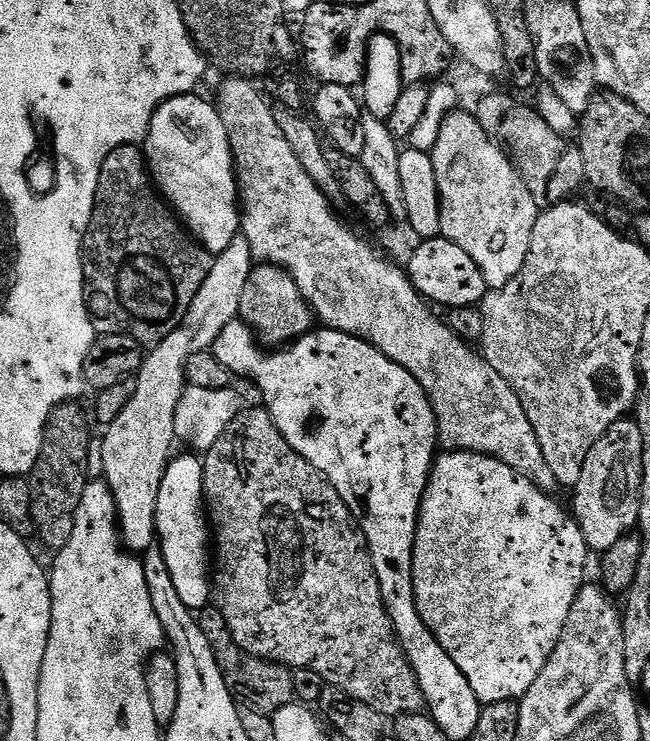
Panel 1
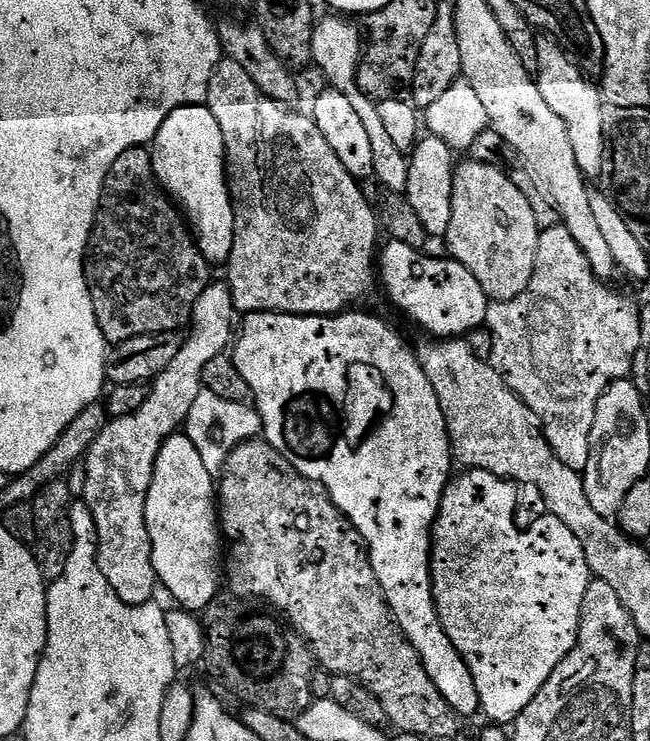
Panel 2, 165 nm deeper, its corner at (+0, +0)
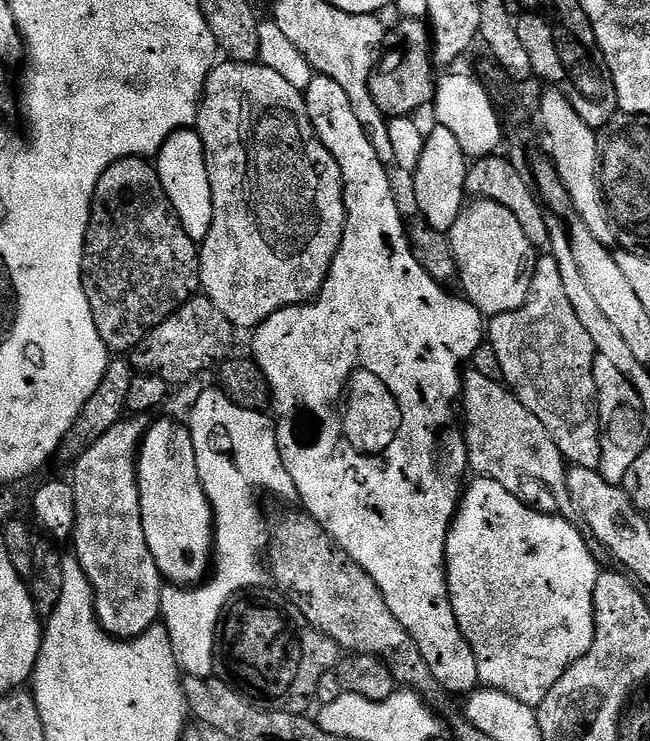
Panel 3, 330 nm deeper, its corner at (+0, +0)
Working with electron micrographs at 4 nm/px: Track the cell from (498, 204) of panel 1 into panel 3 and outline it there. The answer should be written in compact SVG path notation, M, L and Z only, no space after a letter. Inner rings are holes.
M473 199L465 203L458 214L458 222L454 222L446 235L454 250L458 284L464 287L463 295L485 318L521 308L530 294L538 252L510 210L493 200Z

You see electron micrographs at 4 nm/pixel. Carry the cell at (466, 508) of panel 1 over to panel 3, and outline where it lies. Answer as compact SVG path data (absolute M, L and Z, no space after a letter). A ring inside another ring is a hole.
M483 478L473 479L473 484L469 483L463 489L460 503L456 510L456 516L452 519L452 525L448 527L448 537L446 538L446 554L444 555L444 569L448 575L448 593L450 594L450 606L454 610L454 618L458 618L458 626L470 642L474 650L474 662L478 662L478 678L484 688L492 688L496 692L510 694L510 698L518 698L531 708L539 708L542 698L554 690L554 682L566 674L566 670L594 642L594 586L598 582L602 571L601 565L596 565L596 560L592 557L592 552L588 549L588 544L584 541L585 533L575 528L563 515L547 516L544 512L535 512L532 508L527 508L518 497L511 491L509 485L499 484L497 480L486 480Z

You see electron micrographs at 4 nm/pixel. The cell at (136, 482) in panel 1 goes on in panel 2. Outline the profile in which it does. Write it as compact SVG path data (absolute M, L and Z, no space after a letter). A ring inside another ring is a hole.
M216 282L209 283L208 289L202 294L202 298L198 298L198 302L194 306L192 311L192 323L190 325L190 331L187 333L186 339L181 343L178 355L175 356L174 362L170 362L170 366L166 366L166 370L162 370L162 374L151 381L150 391L146 402L142 402L142 407L138 410L134 410L134 414L126 414L126 418L118 418L117 420L109 419L104 426L103 430L97 436L97 440L90 446L86 459L83 461L84 466L84 496L82 496L83 503L88 505L90 514L94 518L94 526L96 527L96 557L98 558L98 566L102 570L102 574L106 578L107 582L110 582L111 589L117 594L118 598L122 602L126 602L130 606L138 606L139 604L149 603L153 599L152 596L158 592L158 581L156 579L156 571L154 570L154 562L152 561L152 543L150 542L150 534L148 533L148 527L146 526L146 498L148 497L148 491L150 490L150 482L154 478L154 466L156 465L156 459L158 454L162 450L162 446L171 436L177 435L185 427L188 415L190 414L190 406L194 406L194 398L198 398L198 394L204 387L202 382L202 370L206 366L206 362L211 362L213 358L225 355L226 349L233 343L234 340L234 324L232 328L232 316L236 312L236 307L232 301L232 295L228 289L227 283Z

